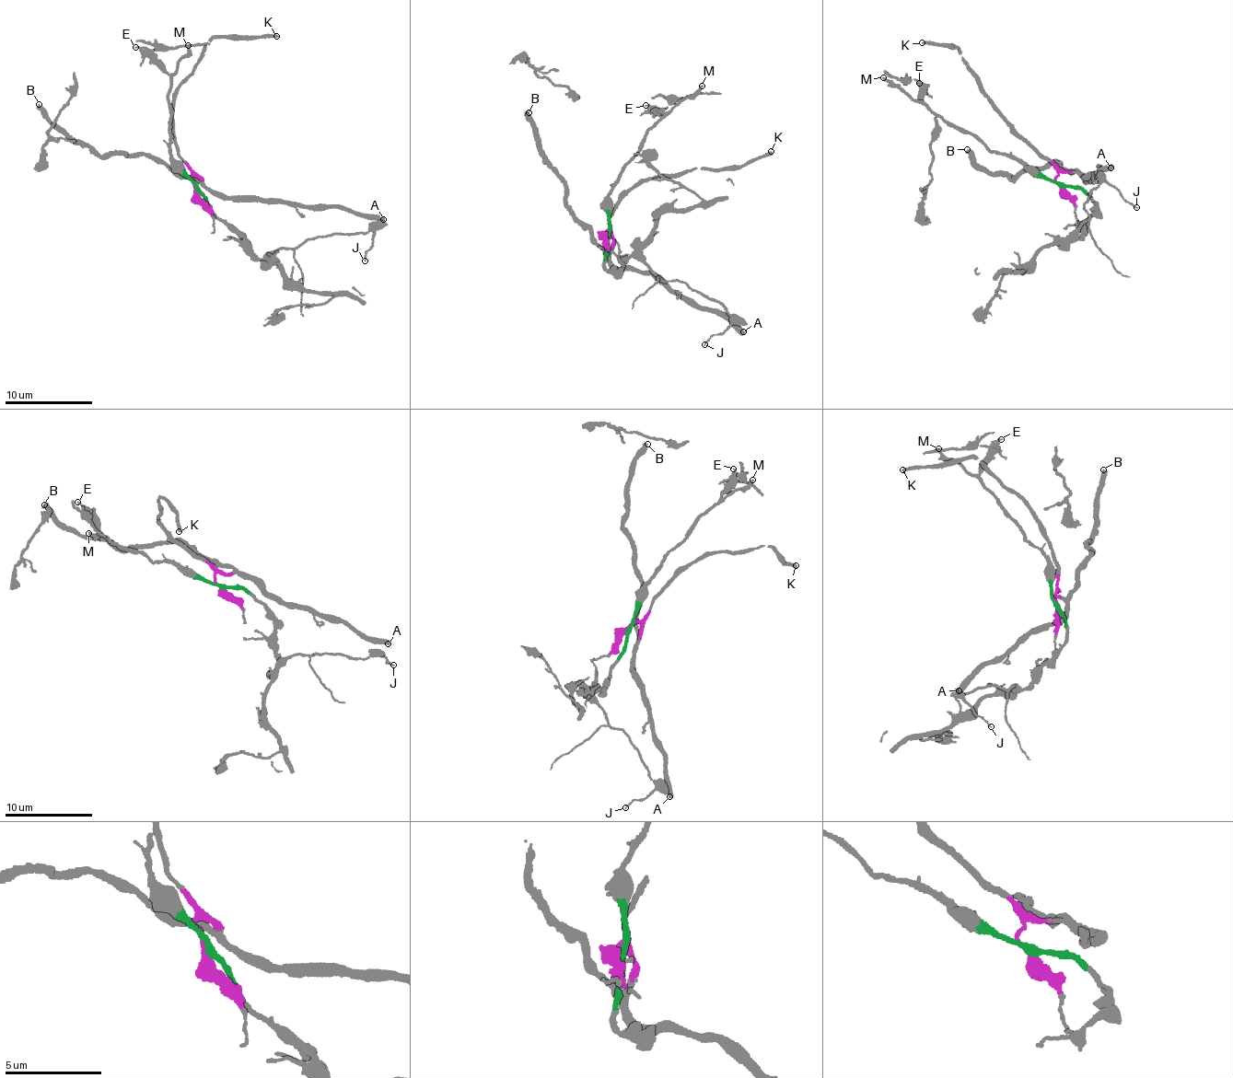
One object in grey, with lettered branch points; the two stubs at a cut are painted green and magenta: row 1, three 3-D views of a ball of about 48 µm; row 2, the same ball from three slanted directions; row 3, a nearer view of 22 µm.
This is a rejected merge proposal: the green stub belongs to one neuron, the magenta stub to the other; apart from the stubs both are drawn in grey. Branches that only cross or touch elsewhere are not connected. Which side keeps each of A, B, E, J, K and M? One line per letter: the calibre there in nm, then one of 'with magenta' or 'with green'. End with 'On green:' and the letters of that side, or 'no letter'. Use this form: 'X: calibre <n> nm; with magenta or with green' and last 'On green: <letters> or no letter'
A: calibre 480 nm; with magenta
B: calibre 400 nm; with magenta
E: calibre 200 nm; with green
J: calibre 140 nm; with green
K: calibre 280 nm; with magenta
M: calibre 240 nm; with green
On green: E, J, M

